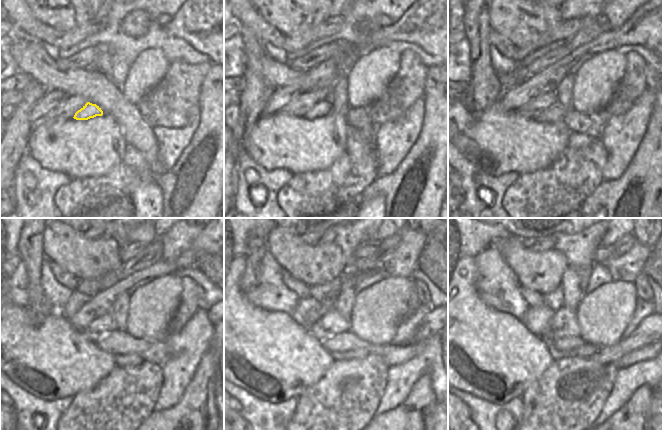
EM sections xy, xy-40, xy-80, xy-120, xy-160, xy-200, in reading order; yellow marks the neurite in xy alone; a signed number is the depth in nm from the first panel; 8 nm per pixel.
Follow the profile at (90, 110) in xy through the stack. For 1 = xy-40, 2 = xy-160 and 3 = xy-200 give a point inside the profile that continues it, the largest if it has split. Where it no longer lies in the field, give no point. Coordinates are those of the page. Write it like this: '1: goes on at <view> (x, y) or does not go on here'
1: goes on at xy-40 (321, 109)
2: goes on at xy-160 (346, 341)
3: goes on at xy-200 (649, 352)

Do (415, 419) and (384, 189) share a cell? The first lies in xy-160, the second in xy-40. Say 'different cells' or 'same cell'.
same cell

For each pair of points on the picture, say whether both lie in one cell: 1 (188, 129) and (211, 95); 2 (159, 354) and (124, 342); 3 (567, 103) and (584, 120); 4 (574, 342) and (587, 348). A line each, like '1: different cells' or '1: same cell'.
1: different cells
2: same cell
3: different cells
4: different cells

